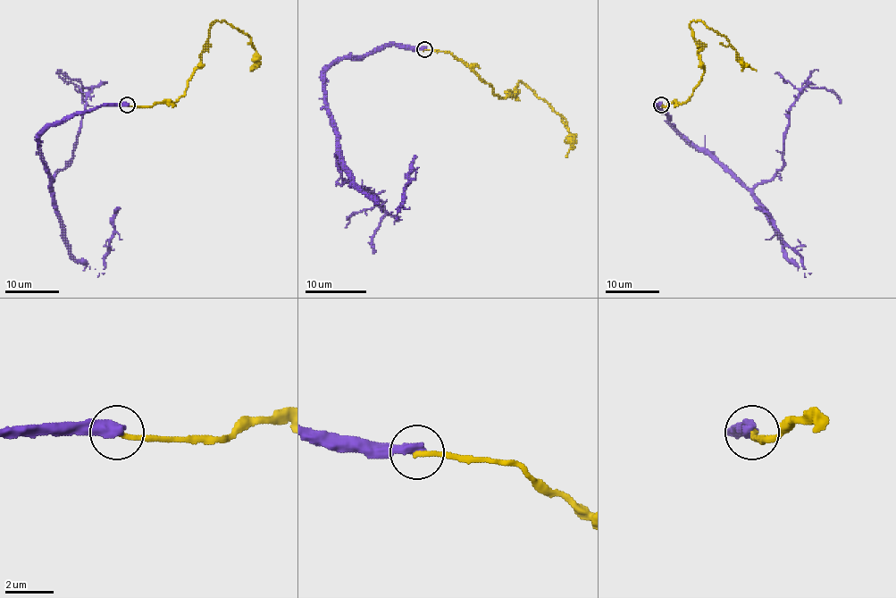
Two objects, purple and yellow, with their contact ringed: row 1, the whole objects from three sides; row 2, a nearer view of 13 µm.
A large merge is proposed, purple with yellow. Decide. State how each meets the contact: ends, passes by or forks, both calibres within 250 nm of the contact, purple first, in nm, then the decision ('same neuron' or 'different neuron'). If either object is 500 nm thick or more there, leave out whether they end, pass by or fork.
purple ends | yellow ends | 480/220 nm | different neuron

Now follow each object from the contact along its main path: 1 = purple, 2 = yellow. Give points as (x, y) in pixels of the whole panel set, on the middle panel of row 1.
1: (424, 49), (387, 45), (340, 57), (325, 72), (340, 160), (381, 212), (398, 210), (415, 155)
2: (424, 49), (449, 51), (497, 96), (505, 97), (520, 81), (526, 85), (570, 134), (565, 156)

